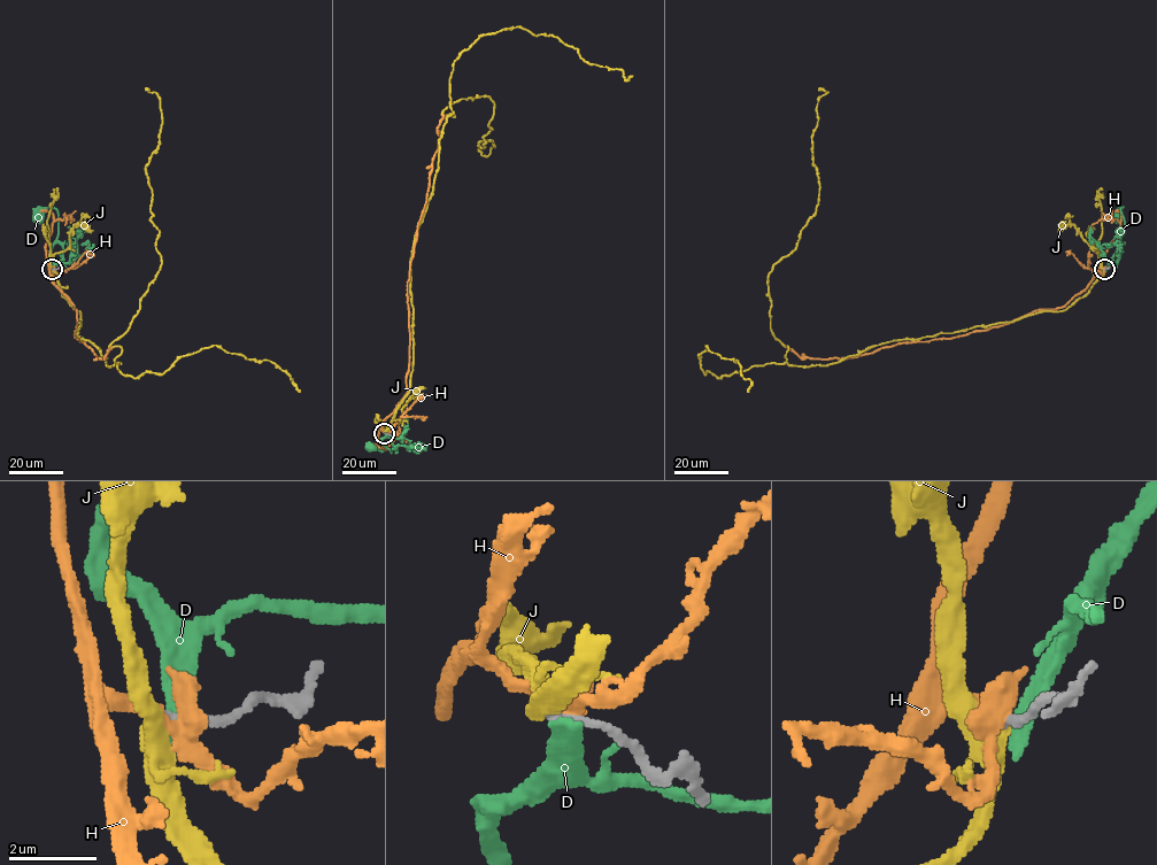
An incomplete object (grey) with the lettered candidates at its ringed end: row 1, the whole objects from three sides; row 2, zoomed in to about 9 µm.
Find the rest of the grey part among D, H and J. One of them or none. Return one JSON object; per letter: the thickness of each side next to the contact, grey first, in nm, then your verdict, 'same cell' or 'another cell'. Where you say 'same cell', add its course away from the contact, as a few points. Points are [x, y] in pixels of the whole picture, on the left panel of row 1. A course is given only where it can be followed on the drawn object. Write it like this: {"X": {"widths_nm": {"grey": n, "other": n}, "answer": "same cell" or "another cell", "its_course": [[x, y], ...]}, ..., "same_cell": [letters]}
{"D": {"widths_nm": {"grey": 240, "other": 480}, "answer": "another cell"}, "H": {"widths_nm": {"grey": 240, "other": 480}, "answer": "another cell"}, "J": {"widths_nm": {"grey": 200, "other": 320}, "answer": "another cell"}, "same_cell": []}

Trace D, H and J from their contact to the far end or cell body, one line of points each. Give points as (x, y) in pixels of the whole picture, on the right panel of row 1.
D: (1105, 269), (1124, 233), (1123, 208), (1119, 216)
H: (1104, 270), (1064, 306), (1034, 310), (1005, 324), (965, 334), (897, 344), (841, 358), (800, 357), (786, 347)
J: (1104, 270), (1062, 310), (791, 365), (771, 329), (768, 275), (818, 202), (811, 136), (827, 92), (818, 90)

